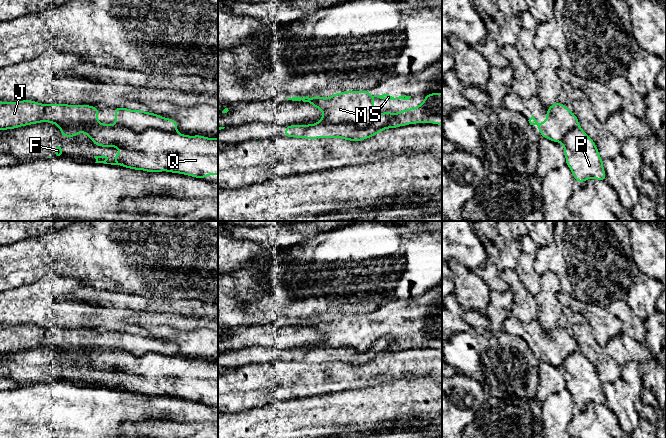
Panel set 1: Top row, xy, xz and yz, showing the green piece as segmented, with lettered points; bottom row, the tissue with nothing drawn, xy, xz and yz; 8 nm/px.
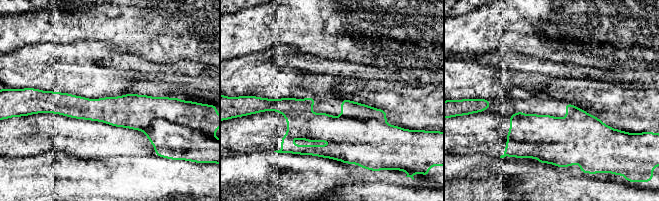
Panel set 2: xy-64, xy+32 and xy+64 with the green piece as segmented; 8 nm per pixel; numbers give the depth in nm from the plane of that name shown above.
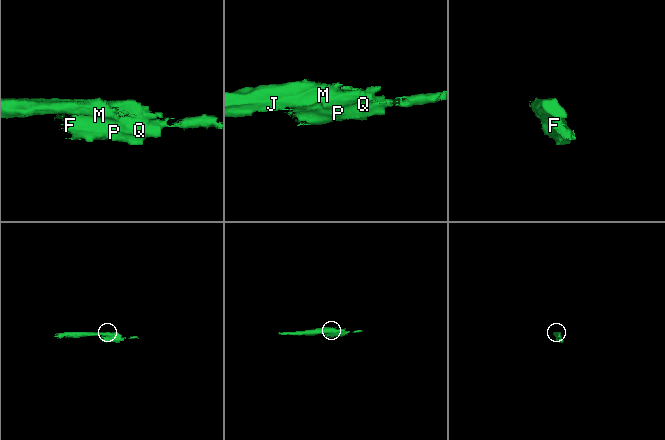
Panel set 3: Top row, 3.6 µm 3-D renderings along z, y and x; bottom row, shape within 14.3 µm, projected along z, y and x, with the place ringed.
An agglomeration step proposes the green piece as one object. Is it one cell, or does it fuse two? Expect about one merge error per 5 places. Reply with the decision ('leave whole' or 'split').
split

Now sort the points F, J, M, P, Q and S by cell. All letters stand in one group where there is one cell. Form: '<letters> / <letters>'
F P Q / J M S

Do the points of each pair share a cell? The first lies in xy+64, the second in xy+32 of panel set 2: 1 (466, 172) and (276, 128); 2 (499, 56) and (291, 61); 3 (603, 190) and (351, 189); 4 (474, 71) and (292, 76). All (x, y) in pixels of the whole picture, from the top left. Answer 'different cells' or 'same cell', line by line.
1: different cells
2: same cell
3: same cell
4: same cell

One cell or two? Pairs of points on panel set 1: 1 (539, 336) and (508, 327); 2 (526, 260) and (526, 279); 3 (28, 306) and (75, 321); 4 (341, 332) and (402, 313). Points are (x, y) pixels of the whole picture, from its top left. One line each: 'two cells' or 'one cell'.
1: one cell
2: one cell
3: one cell
4: one cell

